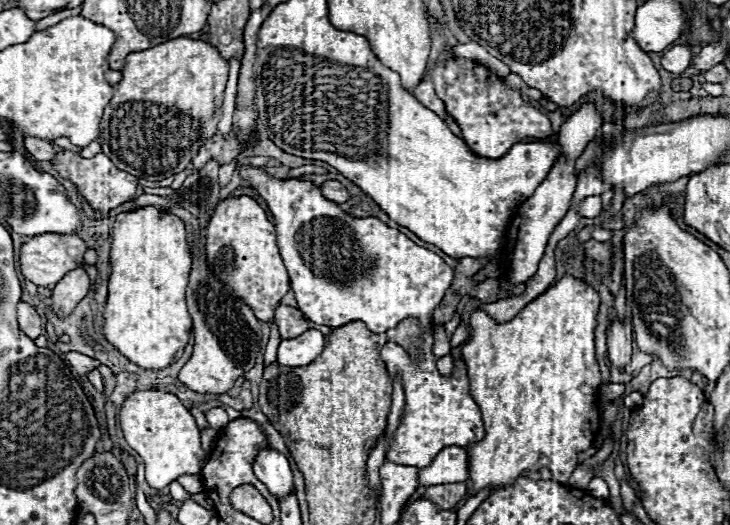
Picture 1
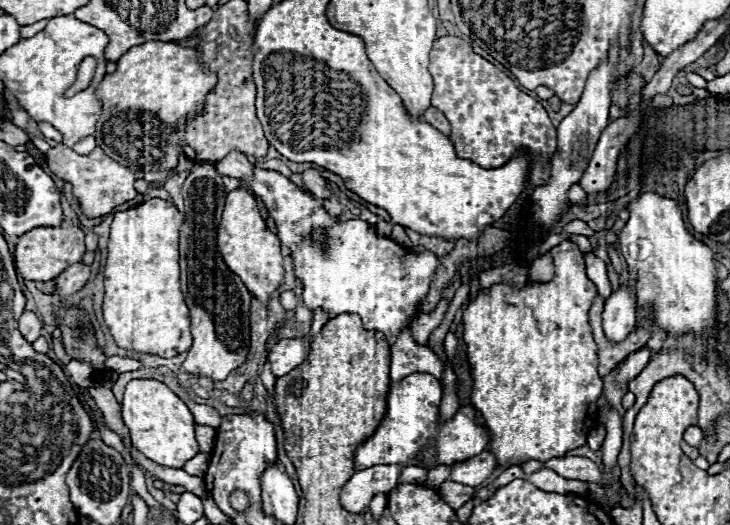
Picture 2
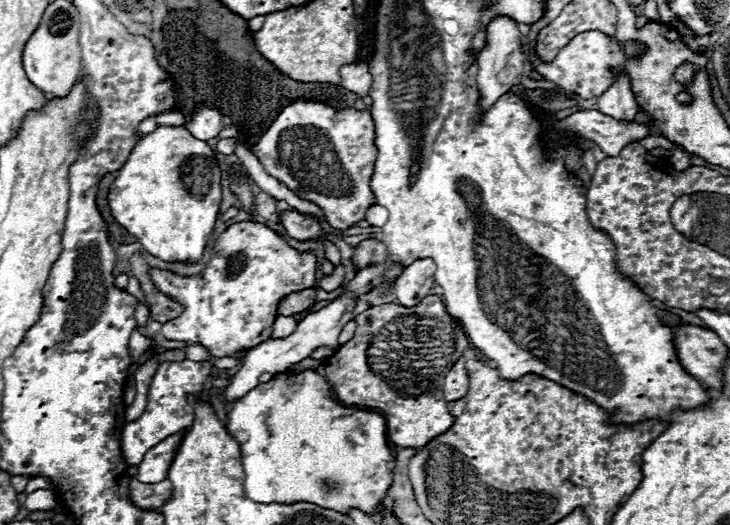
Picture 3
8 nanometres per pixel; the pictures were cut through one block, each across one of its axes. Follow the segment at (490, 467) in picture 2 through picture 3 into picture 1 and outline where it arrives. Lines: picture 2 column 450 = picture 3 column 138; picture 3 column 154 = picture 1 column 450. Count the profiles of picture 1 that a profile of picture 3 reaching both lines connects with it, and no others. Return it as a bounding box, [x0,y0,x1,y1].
[420,446,468,486]

